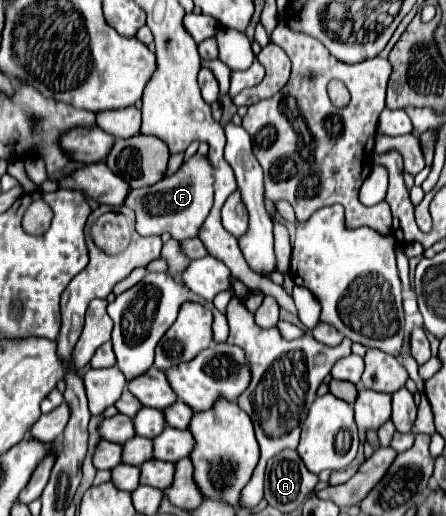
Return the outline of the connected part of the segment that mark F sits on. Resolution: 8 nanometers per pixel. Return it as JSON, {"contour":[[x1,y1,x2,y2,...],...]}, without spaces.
{"contour":[[195,152,181,168,163,178,161,182,149,188,137,188,129,192,129,200,125,202,137,214,137,232,141,236,153,236,169,232,175,240,189,240,199,238,201,226,211,212,213,206,213,166,207,156]]}

